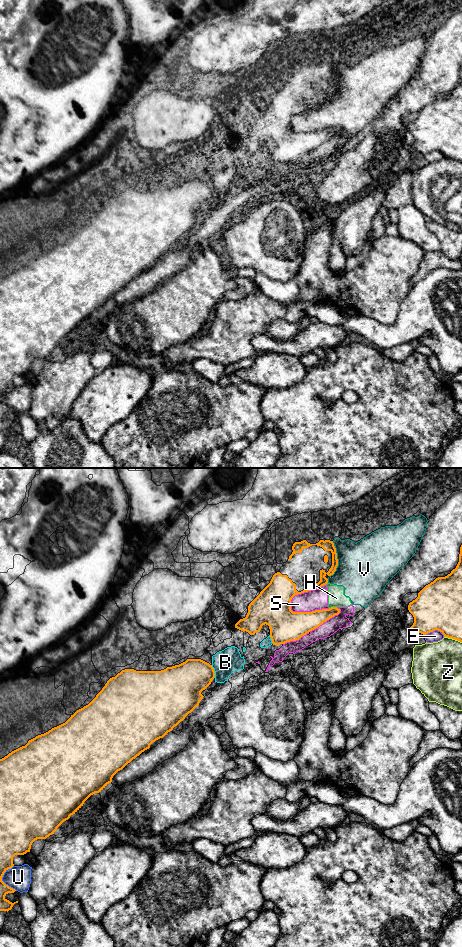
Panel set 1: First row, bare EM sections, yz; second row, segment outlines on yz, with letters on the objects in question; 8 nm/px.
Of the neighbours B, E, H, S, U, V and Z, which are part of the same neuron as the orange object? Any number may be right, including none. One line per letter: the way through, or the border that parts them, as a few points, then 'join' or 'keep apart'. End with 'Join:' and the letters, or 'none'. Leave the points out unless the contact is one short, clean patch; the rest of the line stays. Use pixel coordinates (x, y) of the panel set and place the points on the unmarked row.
B: keep apart
E: keep apart
H: border yz (336, 126), (329, 128); keep apart
S: keep apart
U: keep apart
V: keep apart
Z: keep apart
Join: none

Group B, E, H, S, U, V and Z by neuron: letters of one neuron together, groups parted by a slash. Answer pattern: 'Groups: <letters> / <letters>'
Groups: B H S V / E / U Z

